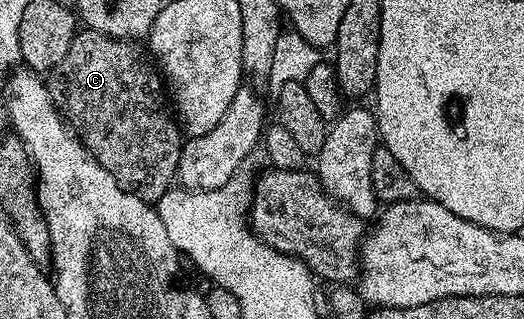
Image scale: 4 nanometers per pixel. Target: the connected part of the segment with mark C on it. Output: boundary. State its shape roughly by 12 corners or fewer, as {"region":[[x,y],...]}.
{"region":[[76,31],[47,89],[154,205],[185,136],[138,43]]}

